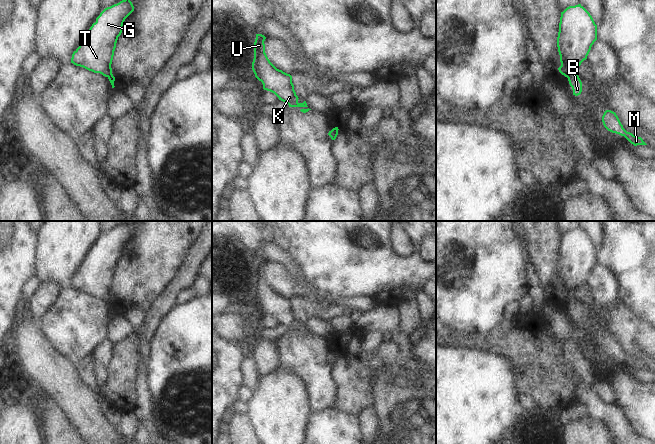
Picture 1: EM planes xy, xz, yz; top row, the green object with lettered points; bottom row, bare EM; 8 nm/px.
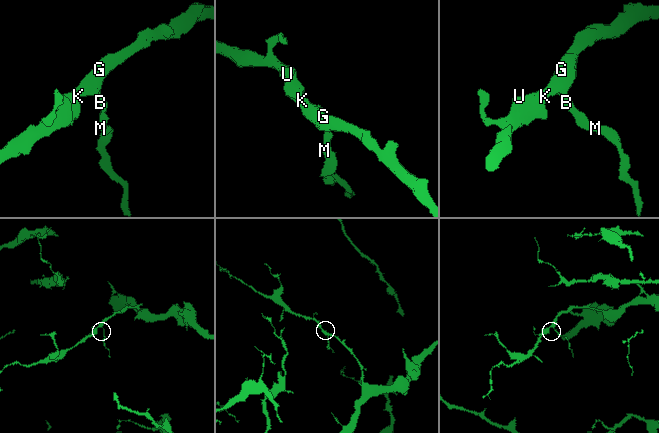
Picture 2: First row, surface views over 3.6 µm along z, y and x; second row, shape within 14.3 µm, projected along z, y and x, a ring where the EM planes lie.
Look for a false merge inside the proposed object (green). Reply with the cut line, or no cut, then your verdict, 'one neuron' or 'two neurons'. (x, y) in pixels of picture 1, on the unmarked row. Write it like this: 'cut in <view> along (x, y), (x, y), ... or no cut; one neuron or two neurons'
no cut; one neuron

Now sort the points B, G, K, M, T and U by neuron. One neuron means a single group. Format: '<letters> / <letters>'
B G K M T U

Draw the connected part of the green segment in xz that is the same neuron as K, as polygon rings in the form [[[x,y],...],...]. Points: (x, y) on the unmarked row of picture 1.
[[[256,258],[252,286],[255,301],[262,306],[264,314],[274,317],[279,324],[287,327],[289,331],[301,331],[301,336],[308,336],[311,333],[308,332],[306,325],[298,326],[299,322],[294,314],[292,300],[277,293],[268,283],[265,277],[265,263],[264,259]]]

